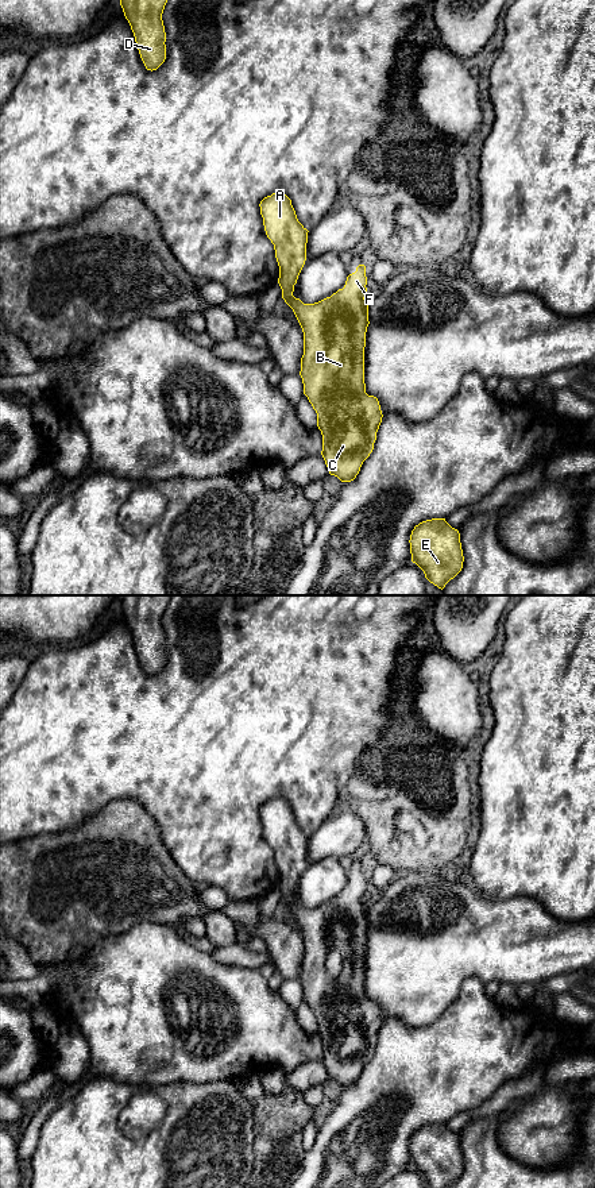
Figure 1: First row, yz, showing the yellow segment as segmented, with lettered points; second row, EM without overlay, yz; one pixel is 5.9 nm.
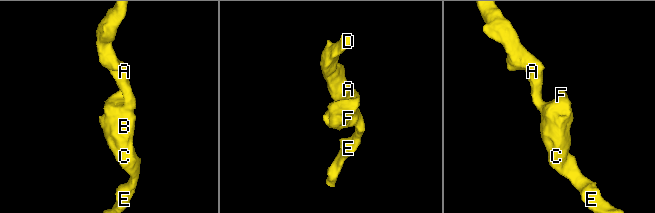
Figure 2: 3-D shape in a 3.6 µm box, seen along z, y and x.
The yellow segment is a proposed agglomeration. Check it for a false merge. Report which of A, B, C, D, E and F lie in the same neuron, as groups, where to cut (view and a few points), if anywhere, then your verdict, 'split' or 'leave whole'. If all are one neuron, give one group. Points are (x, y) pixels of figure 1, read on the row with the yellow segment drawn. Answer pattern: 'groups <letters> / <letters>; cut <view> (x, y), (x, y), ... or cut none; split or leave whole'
groups A B C D E F; cut none; leave whole

